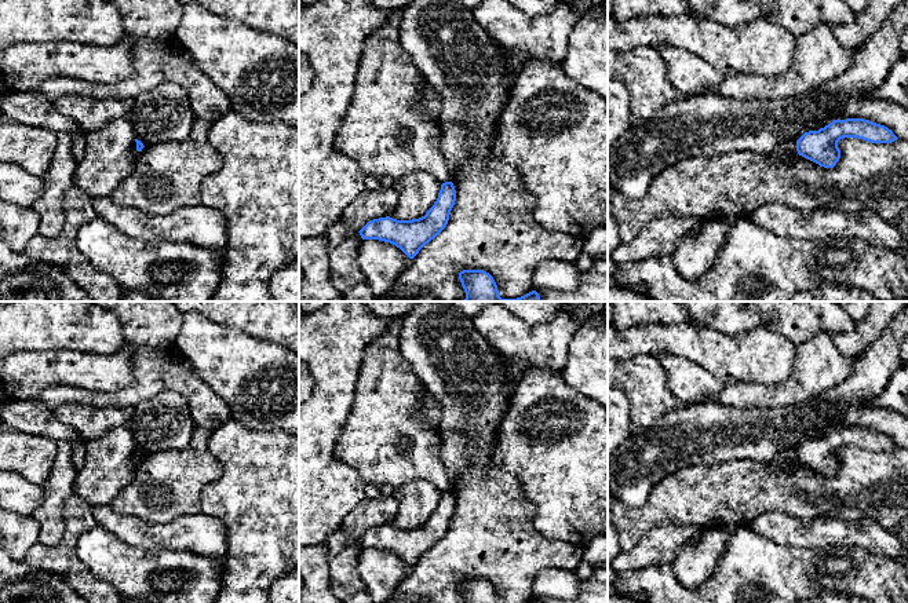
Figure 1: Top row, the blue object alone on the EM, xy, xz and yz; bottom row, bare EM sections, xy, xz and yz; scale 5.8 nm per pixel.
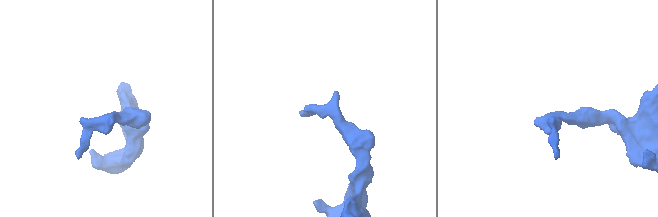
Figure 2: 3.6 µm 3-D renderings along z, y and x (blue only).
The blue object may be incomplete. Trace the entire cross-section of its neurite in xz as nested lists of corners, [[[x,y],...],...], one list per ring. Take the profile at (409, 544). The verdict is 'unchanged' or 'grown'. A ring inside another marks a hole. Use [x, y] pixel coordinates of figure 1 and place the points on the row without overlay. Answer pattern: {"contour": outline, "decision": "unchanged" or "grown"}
{"contour": [[[452,490],[441,493],[438,507],[424,525],[412,529],[397,529],[390,525],[369,529],[358,541],[362,548],[379,548],[400,556],[409,567],[434,548],[448,533],[456,509]]], "decision": "unchanged"}

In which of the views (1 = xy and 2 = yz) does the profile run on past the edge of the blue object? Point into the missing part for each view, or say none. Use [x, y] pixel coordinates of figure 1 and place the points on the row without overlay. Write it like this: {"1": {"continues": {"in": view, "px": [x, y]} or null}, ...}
{"1": {"continues": null}, "2": {"continues": null}}

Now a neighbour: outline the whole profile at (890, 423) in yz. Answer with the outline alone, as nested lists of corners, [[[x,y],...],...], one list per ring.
[[[854,402],[832,420],[832,428],[864,427],[887,435],[898,447],[908,450],[908,416],[894,410]]]

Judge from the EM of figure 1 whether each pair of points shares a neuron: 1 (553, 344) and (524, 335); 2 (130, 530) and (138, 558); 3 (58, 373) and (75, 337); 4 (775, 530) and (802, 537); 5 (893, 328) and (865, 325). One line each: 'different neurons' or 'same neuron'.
1: same neuron
2: different neurons
3: different neurons
4: same neuron
5: different neurons

